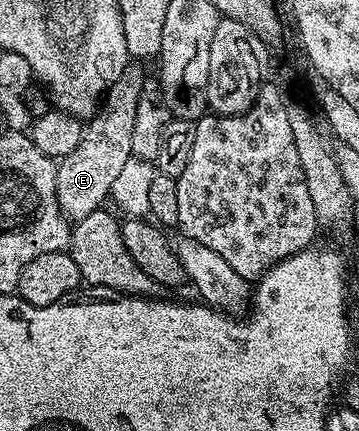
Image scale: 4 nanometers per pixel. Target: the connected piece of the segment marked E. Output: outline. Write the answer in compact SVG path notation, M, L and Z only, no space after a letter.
M139 63L128 64L125 72L119 76L117 83L99 102L94 117L83 125L81 143L69 155L58 162L57 203L63 216L74 223L85 219L94 209L104 204L103 200L116 188L116 183L125 163L131 159L133 151L133 119L137 119L137 99L145 84L143 69Z

